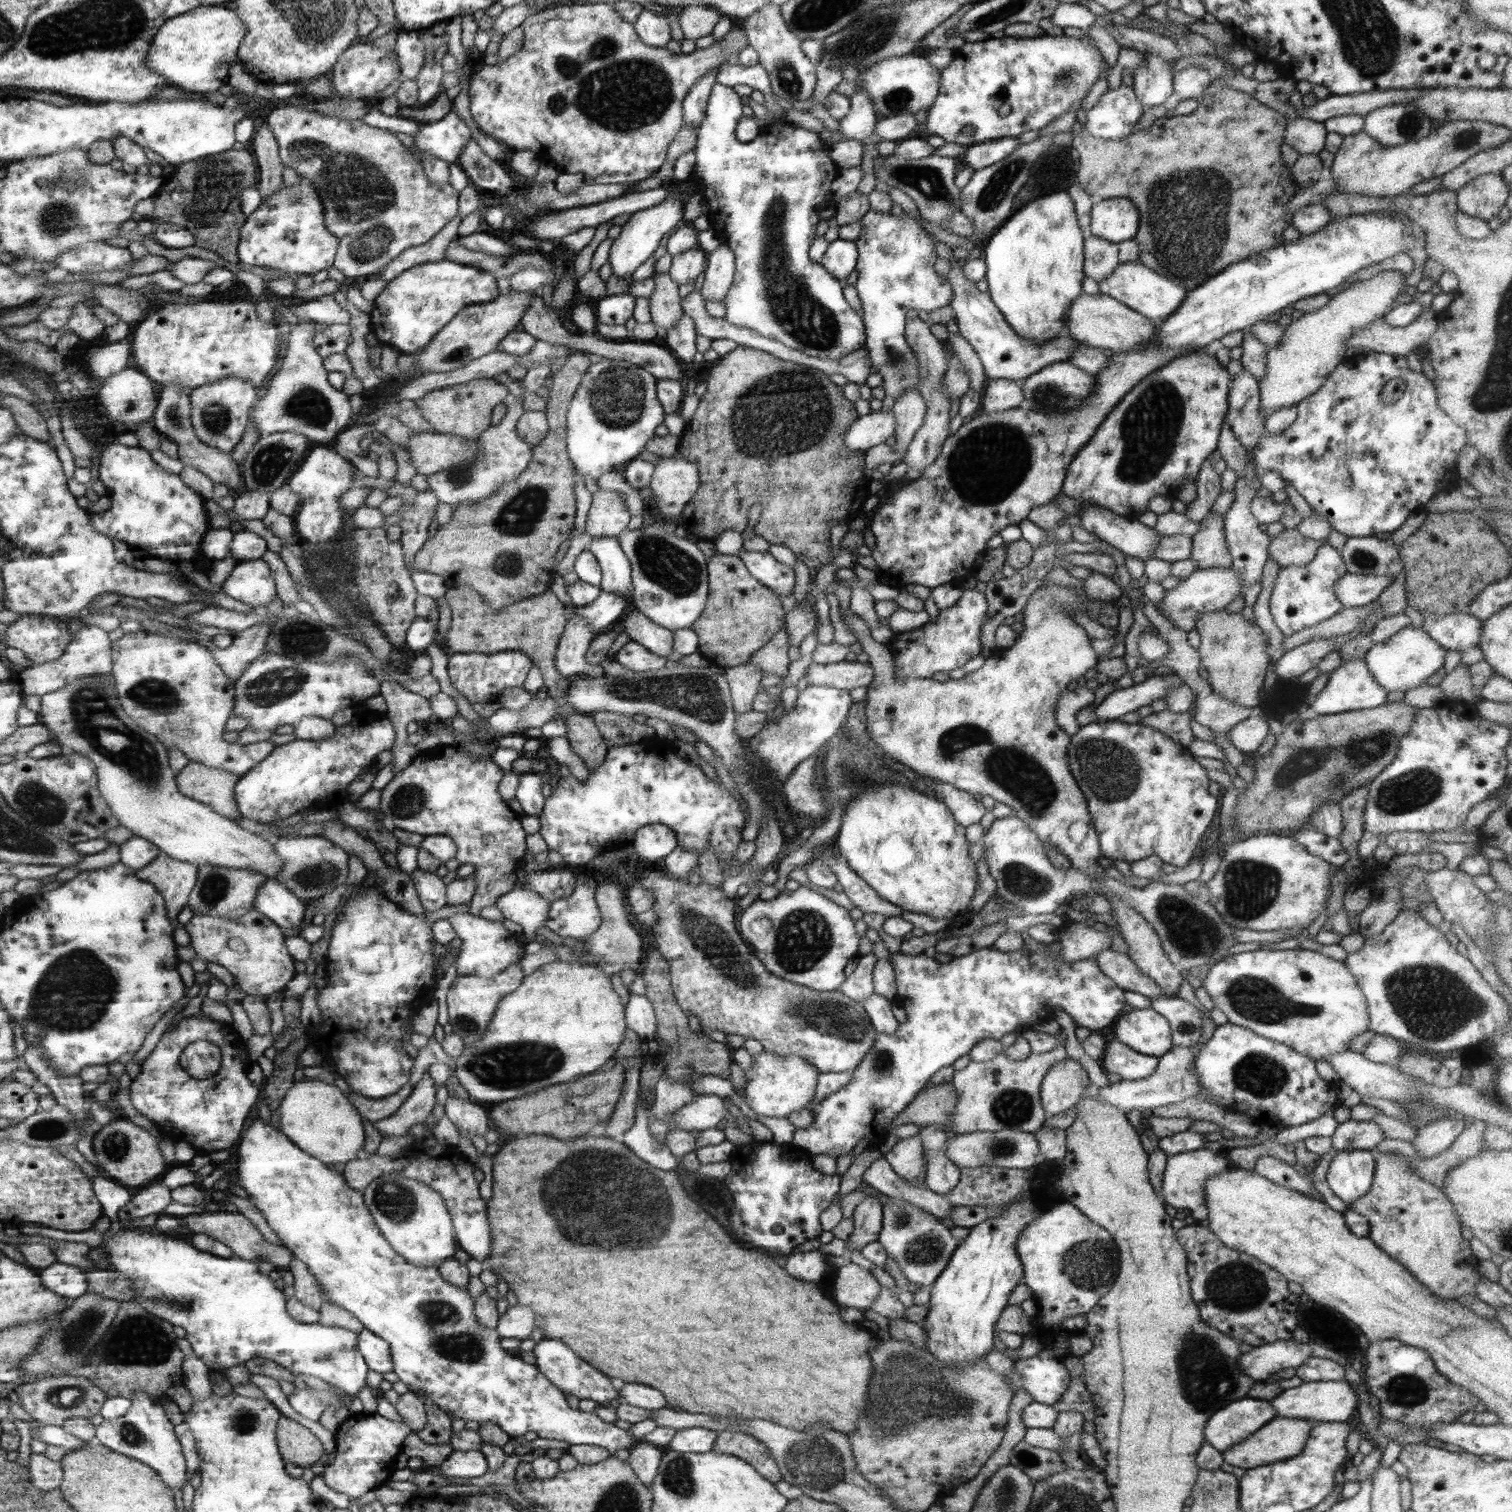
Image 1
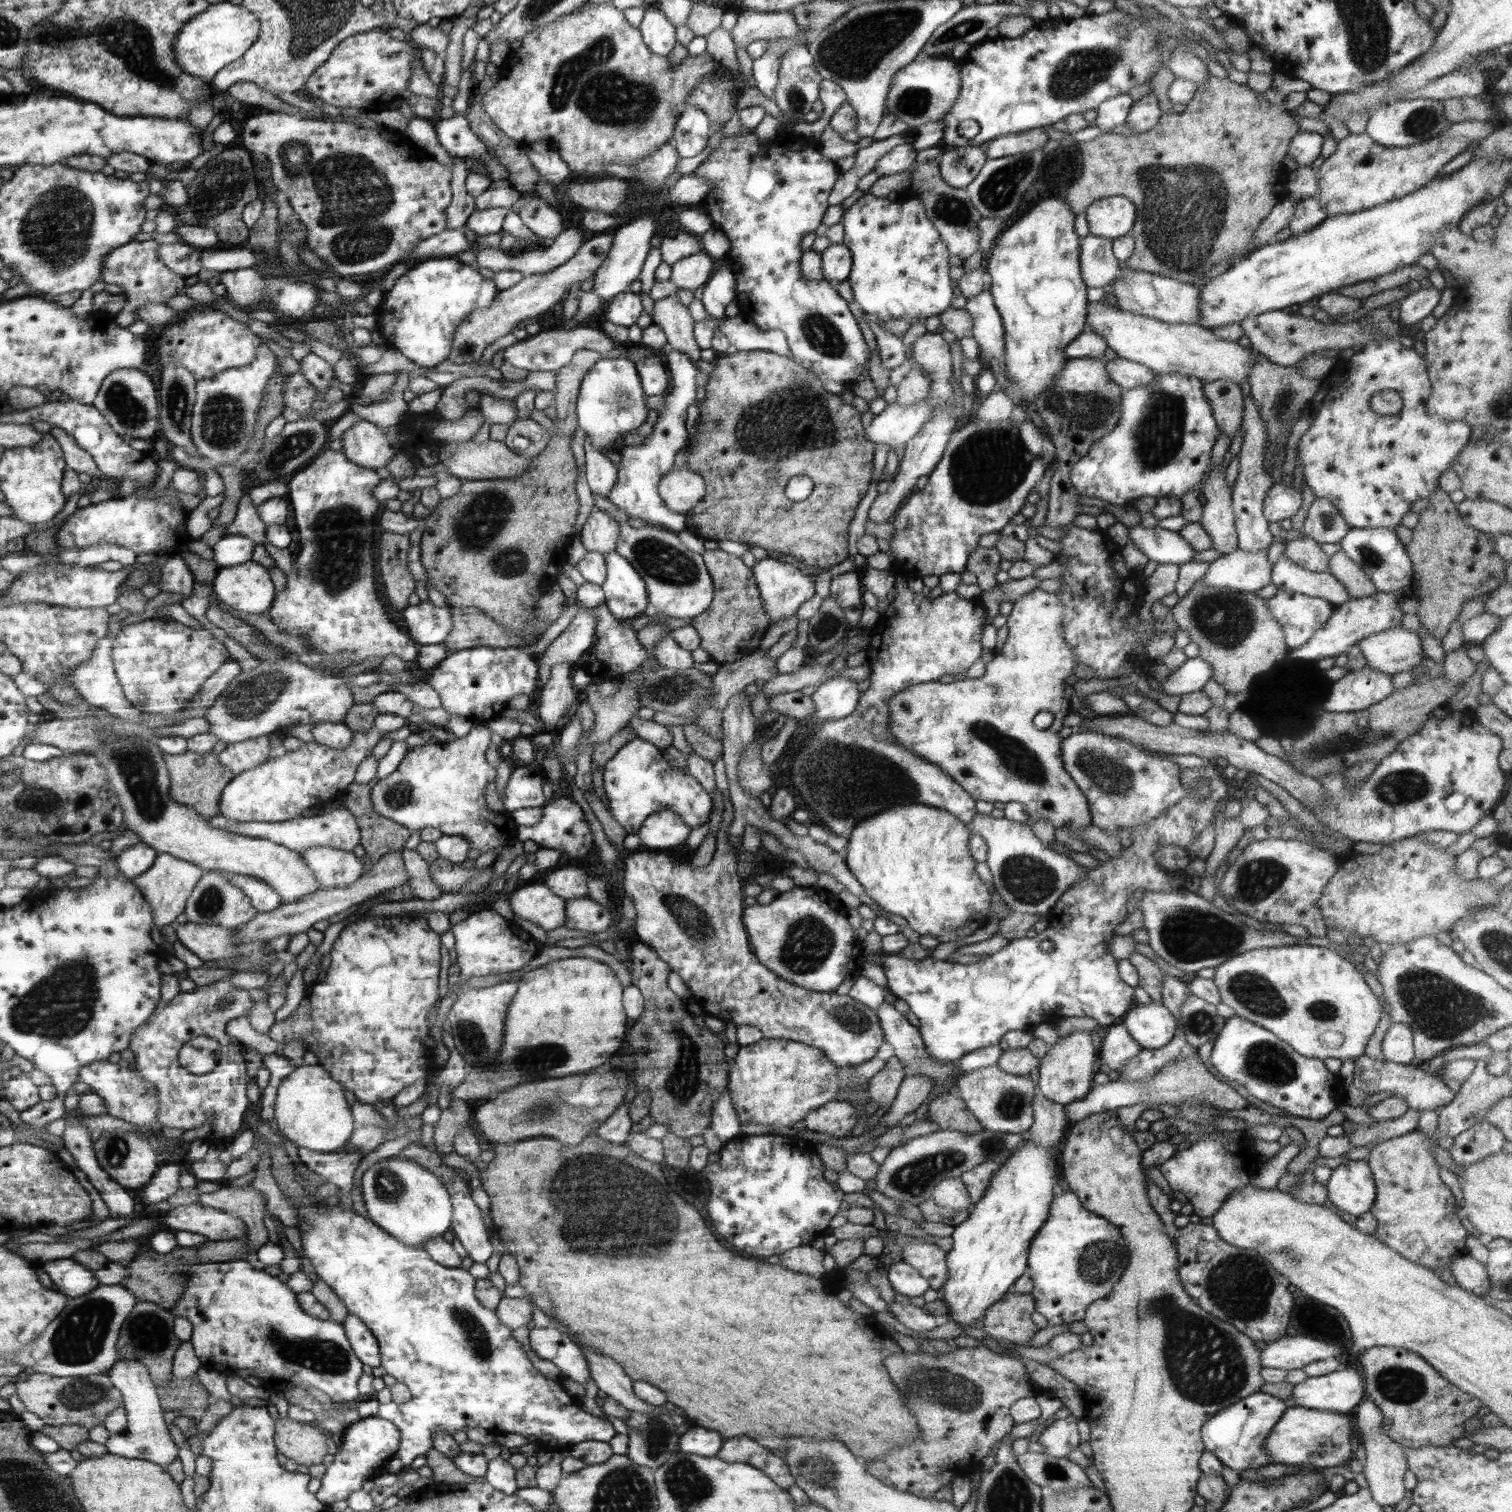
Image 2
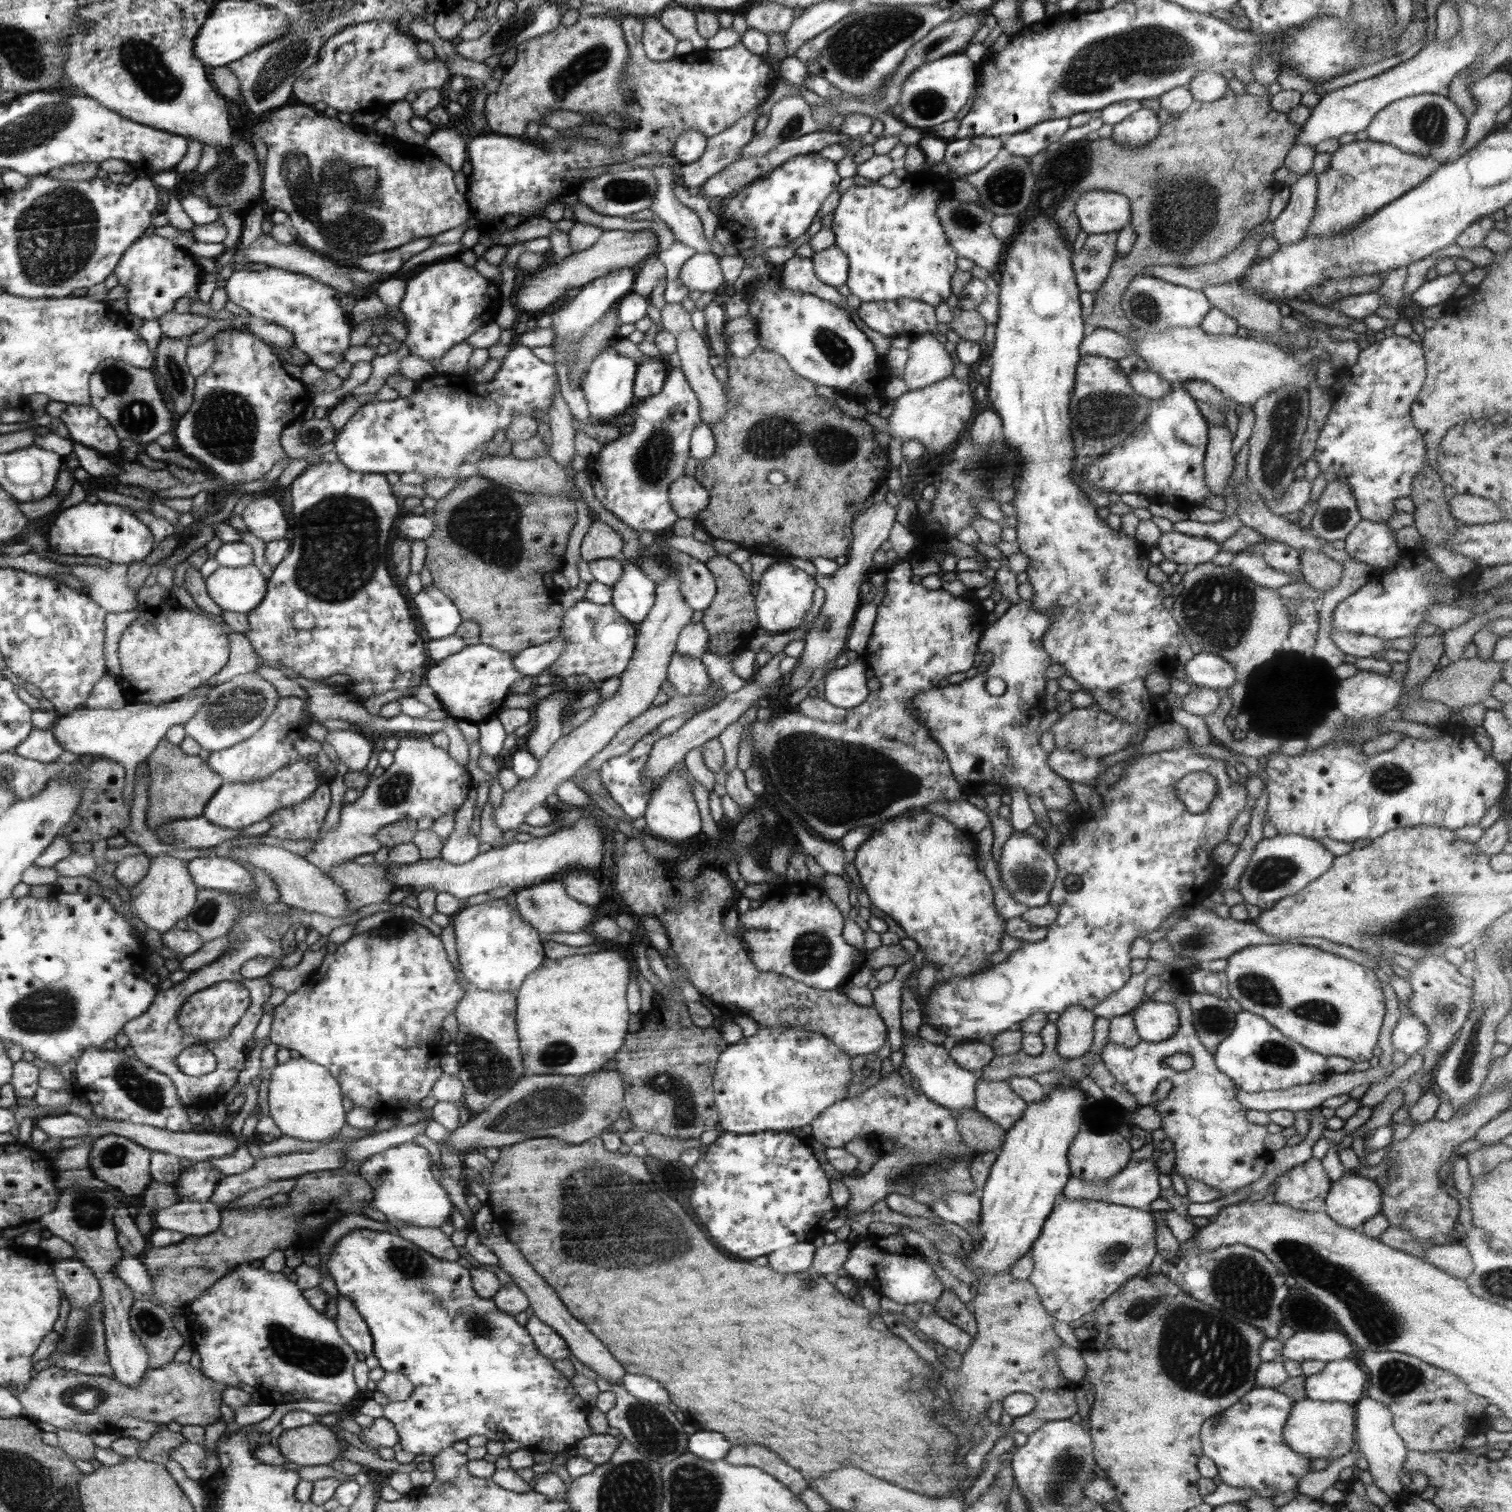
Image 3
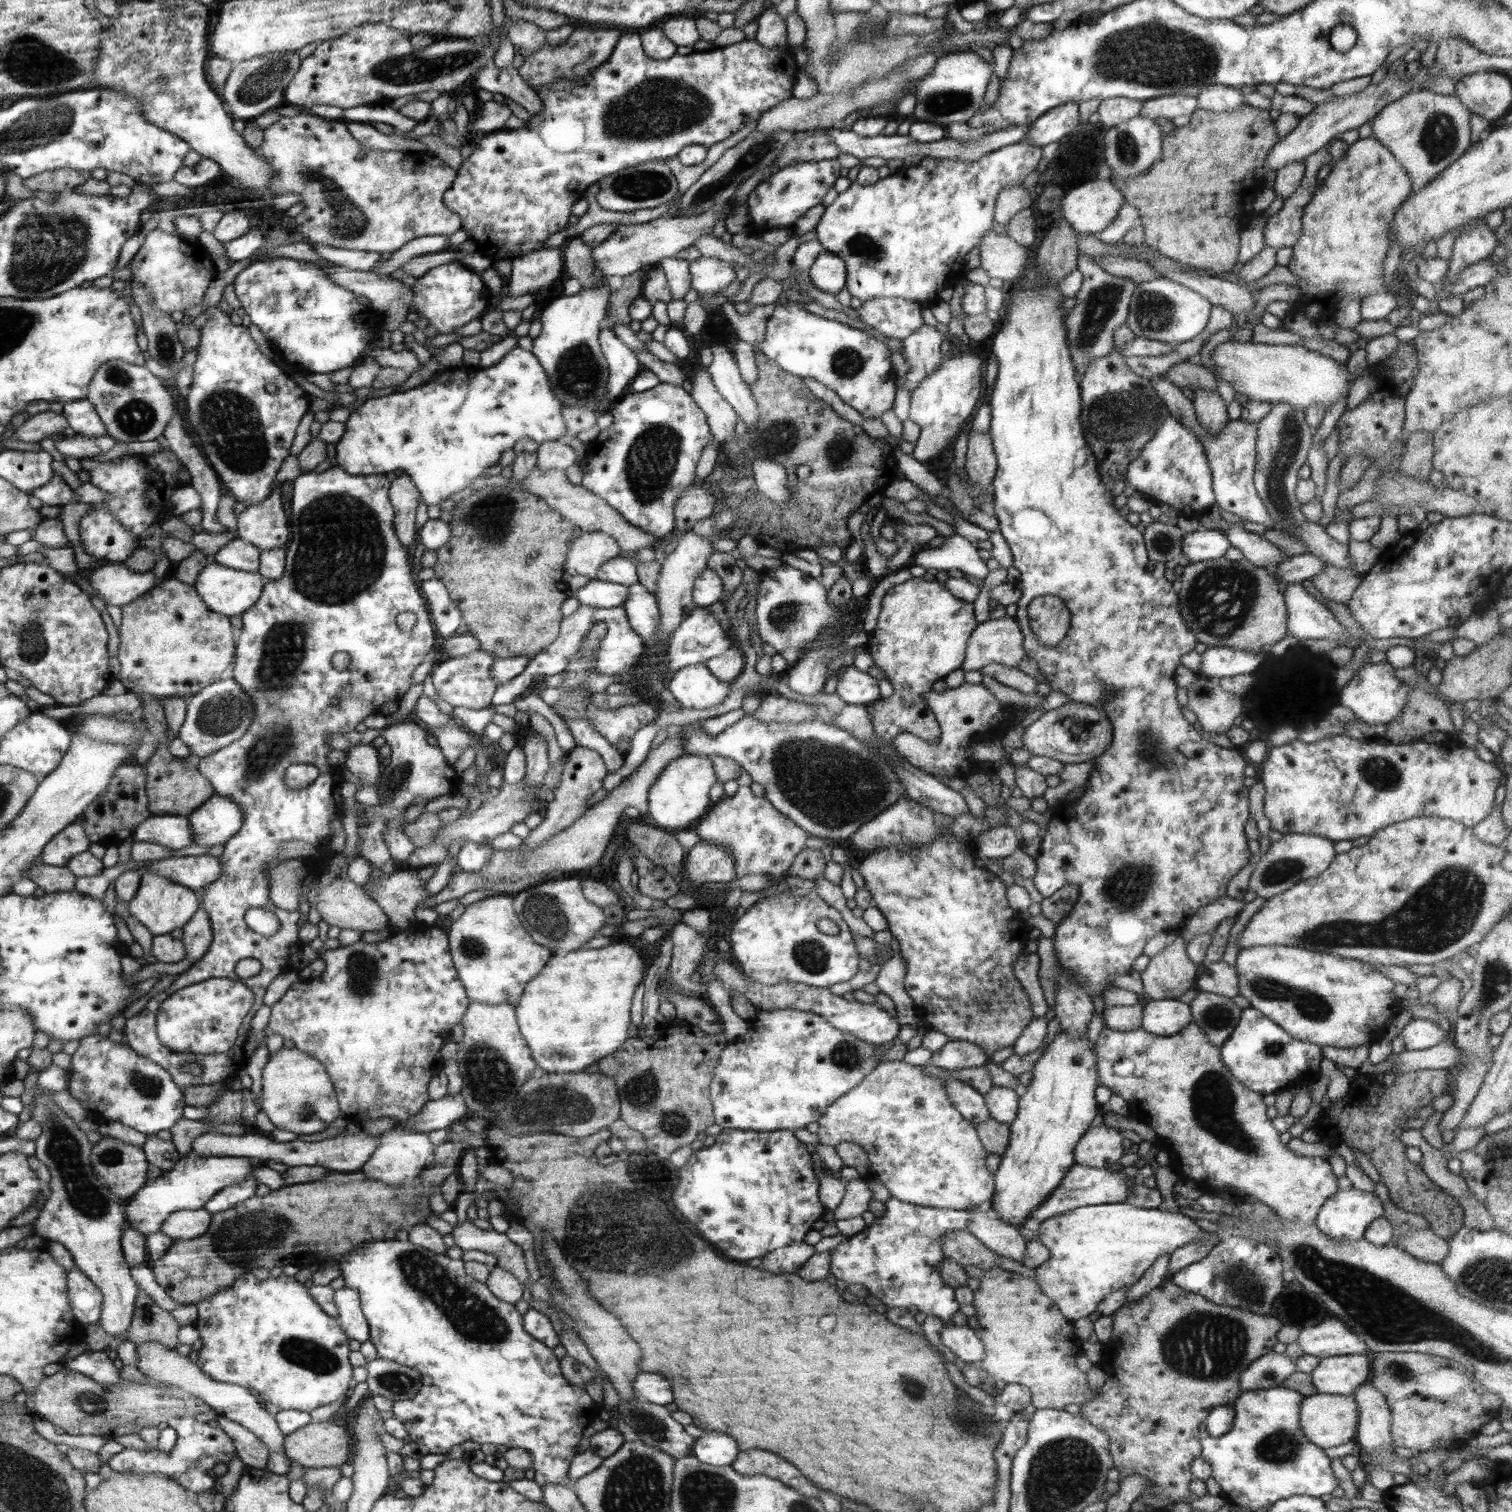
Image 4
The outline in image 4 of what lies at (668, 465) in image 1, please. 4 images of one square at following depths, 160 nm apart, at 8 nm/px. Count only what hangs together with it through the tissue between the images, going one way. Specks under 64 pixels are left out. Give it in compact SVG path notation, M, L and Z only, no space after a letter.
M704 487L689 488L676 506L677 529L680 531L691 530L692 526L702 520L713 516L716 510L717 498Z

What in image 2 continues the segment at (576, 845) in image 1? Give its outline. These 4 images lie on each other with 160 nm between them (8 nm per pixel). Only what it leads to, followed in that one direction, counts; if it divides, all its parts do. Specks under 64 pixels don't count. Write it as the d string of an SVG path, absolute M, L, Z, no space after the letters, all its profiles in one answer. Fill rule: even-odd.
M632 738L603 767L603 783L608 797L610 814L622 825L627 834L634 834L655 812L666 809L677 812L690 828L700 828L710 816L710 794L700 786L694 776L684 774L682 769L668 766L662 752L651 741ZM570 797L551 799L543 806L543 813L538 824L517 829L517 840L533 840L540 847L553 848L567 854L569 858L580 860L592 848L593 836L587 821L589 809L584 810L577 801Z

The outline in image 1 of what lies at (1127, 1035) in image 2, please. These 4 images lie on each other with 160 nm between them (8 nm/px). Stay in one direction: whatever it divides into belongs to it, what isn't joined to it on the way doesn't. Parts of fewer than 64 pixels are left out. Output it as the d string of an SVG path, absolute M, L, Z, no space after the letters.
M1117 1038L1106 1043L1103 1056L1100 1058L1100 1065L1105 1072L1114 1072L1129 1081L1150 1076L1156 1070L1158 1063L1157 1056L1148 1056L1135 1051Z

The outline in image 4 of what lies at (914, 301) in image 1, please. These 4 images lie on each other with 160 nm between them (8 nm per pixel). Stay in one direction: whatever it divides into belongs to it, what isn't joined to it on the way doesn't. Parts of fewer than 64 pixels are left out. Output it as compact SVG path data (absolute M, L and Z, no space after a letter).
M1019 141L998 148L982 160L962 162L938 159L936 170L928 180L916 182L904 176L889 175L872 185L853 182L846 192L826 207L816 225L816 236L824 250L838 255L845 262L846 290L861 301L874 298L905 298L927 304L939 300L942 291L954 288L966 272L964 257L976 248L982 237L994 226L994 203L1000 189L1022 184L1034 172L1042 158L1042 148Z

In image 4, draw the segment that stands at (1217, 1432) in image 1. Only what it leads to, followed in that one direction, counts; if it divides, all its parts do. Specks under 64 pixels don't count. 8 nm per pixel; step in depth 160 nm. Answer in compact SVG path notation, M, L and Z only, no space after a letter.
M1284 1386L1242 1391L1232 1403L1235 1415L1226 1434L1212 1436L1207 1431L1205 1423L1201 1424L1201 1457L1210 1464L1211 1476L1220 1484L1221 1494L1233 1504L1256 1511L1294 1495L1326 1499L1339 1485L1339 1480L1330 1467L1331 1459L1324 1453L1323 1448L1307 1439L1300 1426L1300 1405L1304 1397L1300 1392Z

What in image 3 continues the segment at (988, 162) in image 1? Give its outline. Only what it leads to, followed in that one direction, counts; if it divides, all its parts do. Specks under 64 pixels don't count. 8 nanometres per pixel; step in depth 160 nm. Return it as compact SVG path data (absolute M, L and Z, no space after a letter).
M1069 118L1045 120L1024 132L1006 135L1003 138L1004 153L1015 156L1034 156L1052 144L1057 143L1070 128Z

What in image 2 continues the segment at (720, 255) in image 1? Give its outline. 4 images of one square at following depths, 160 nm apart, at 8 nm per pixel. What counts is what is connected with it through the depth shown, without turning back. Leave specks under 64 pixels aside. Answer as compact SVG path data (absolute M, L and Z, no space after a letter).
M726 259L718 261L702 295L701 301L711 318L725 318L726 307L736 299L736 280Z

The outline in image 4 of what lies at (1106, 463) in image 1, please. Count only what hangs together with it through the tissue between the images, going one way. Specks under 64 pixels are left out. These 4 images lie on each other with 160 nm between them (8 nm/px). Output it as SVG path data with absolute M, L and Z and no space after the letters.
M1171 414L1128 465L1126 480L1153 502L1169 504L1180 515L1202 516L1215 502L1212 475L1198 437Z

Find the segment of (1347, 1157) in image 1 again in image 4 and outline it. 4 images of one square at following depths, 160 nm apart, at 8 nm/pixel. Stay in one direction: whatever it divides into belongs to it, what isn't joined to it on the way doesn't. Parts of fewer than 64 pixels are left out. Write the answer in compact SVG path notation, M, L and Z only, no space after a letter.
M1356 1188L1338 1189L1338 1192L1335 1192L1318 1211L1315 1225L1332 1241L1359 1240L1364 1237L1364 1232L1371 1222L1385 1216L1383 1205L1382 1199L1378 1198L1374 1192L1366 1192Z

